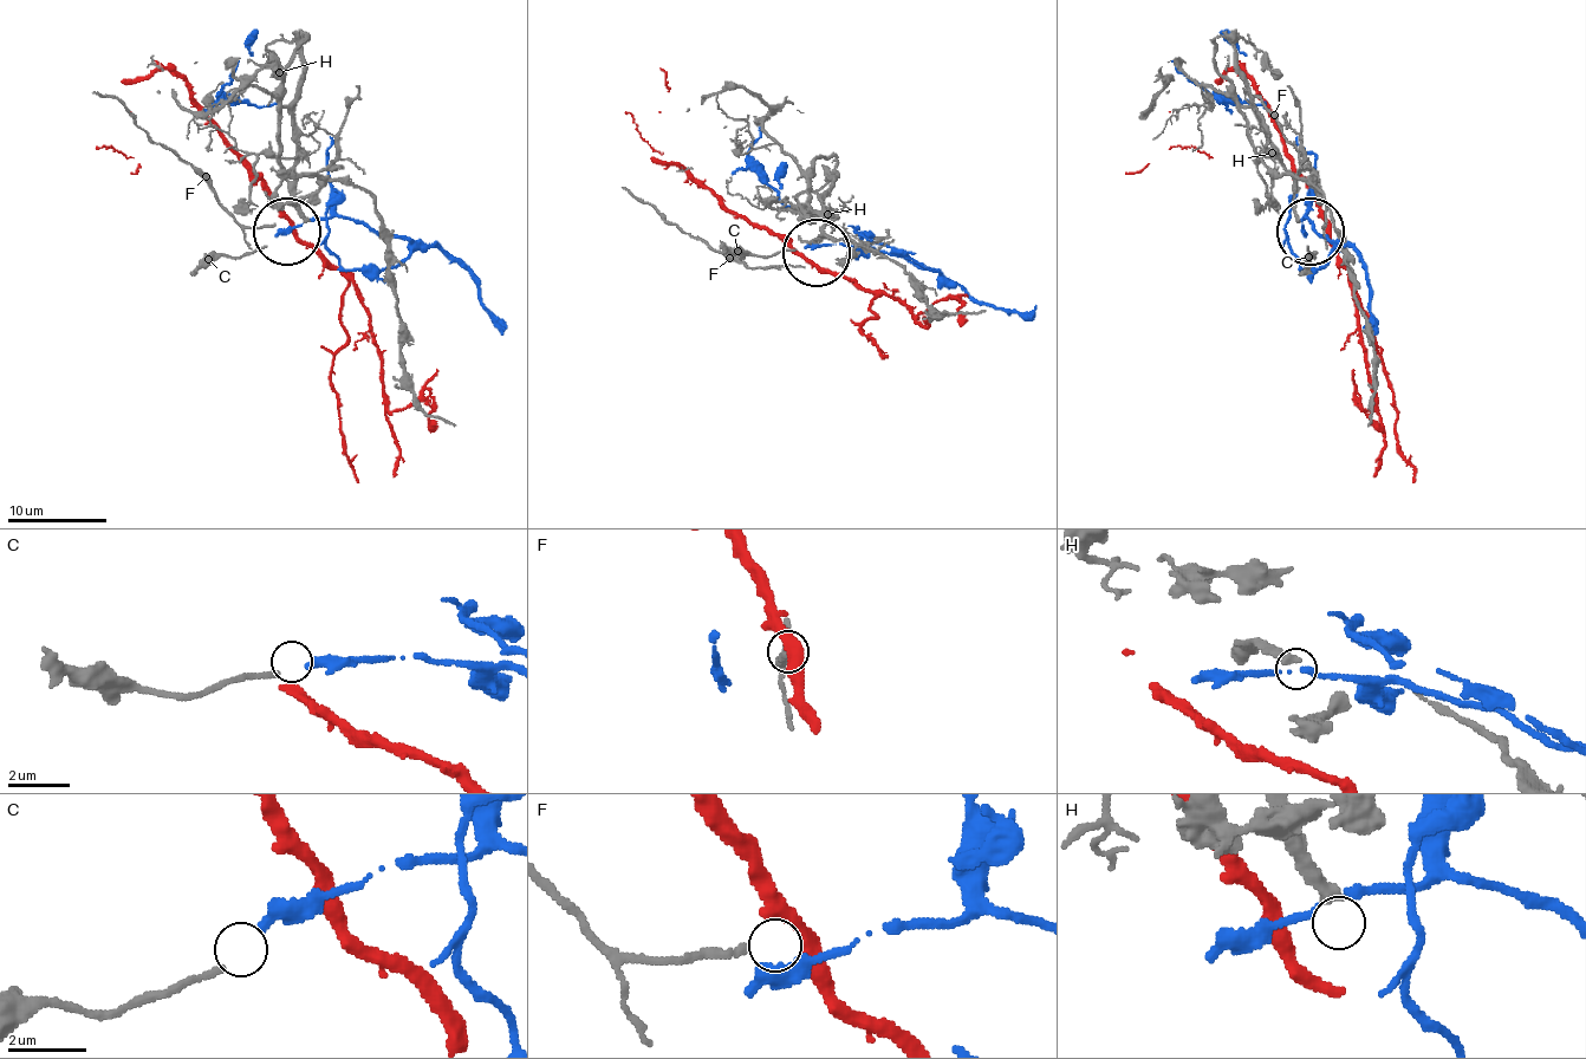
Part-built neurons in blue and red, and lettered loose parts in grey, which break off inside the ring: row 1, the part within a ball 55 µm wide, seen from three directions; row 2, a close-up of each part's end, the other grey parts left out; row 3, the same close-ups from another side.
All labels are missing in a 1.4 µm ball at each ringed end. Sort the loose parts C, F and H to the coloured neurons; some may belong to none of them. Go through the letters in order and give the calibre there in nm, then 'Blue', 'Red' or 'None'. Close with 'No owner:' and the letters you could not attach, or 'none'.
C: Thickness 170 nm. Blue
F: Thickness 170 nm. None
H: Thickness 340 nm. None
No owner: F, H

